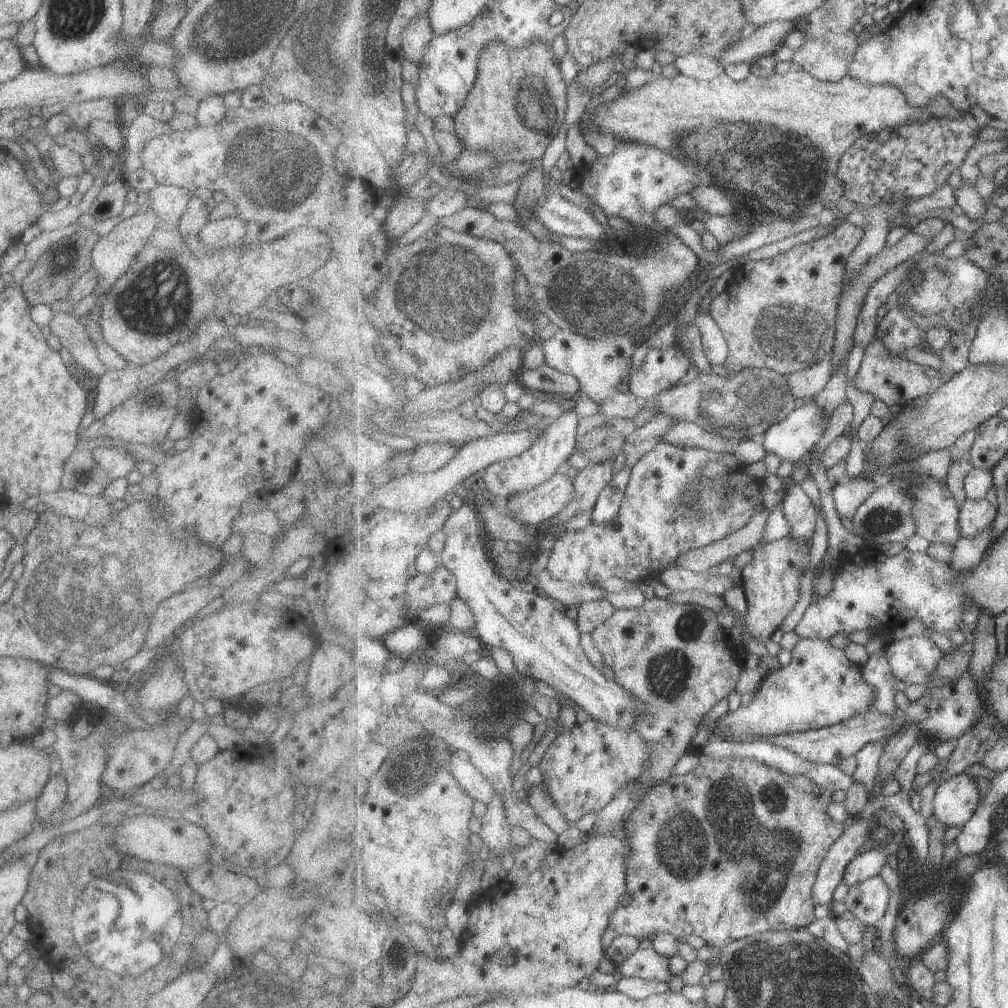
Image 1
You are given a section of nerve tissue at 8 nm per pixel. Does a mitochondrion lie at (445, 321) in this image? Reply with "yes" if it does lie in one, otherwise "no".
yes

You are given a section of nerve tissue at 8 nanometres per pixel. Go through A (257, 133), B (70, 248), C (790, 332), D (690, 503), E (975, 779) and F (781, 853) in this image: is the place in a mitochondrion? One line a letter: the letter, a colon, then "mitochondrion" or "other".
A: other
B: other
C: mitochondrion
D: mitochondrion
E: other
F: mitochondrion

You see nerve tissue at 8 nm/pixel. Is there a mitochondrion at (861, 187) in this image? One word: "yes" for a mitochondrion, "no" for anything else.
no

